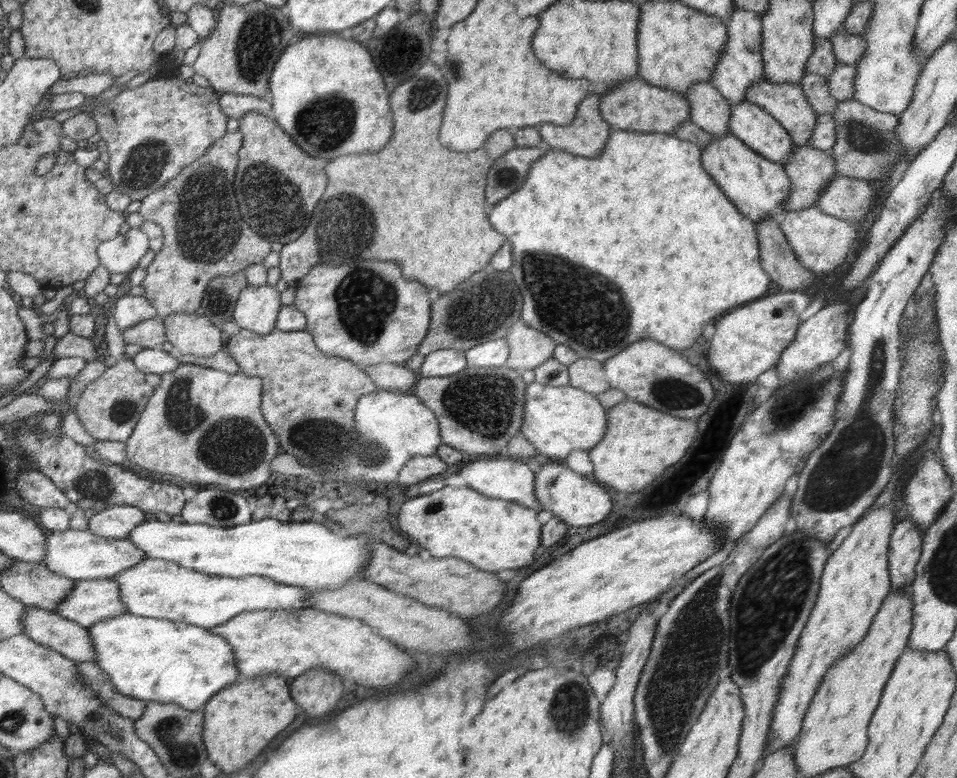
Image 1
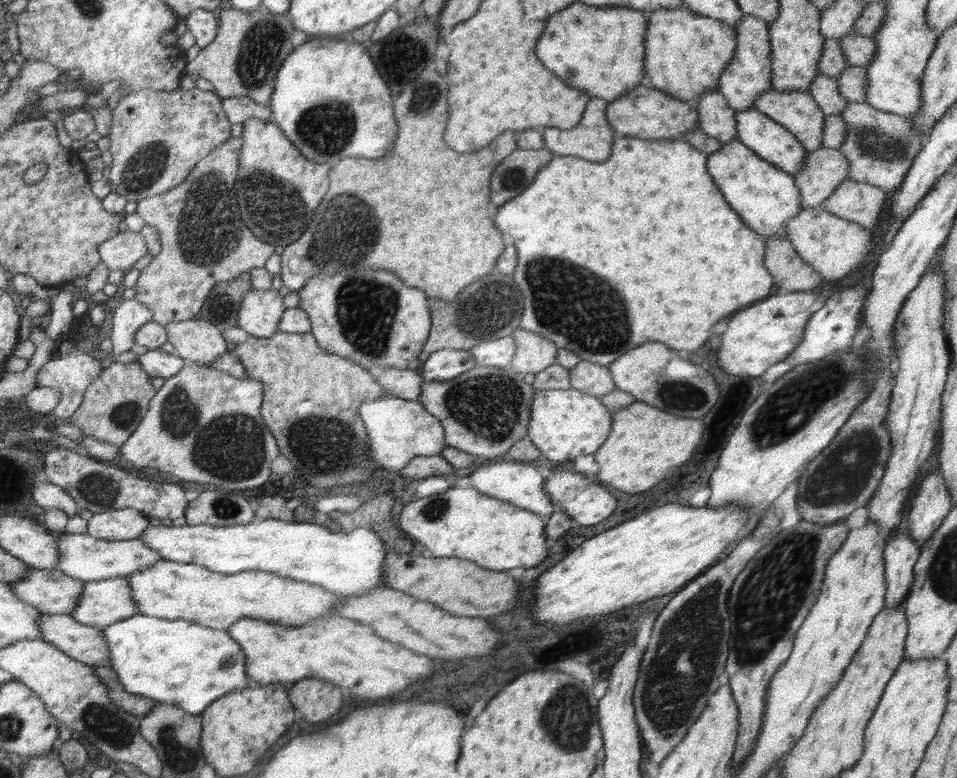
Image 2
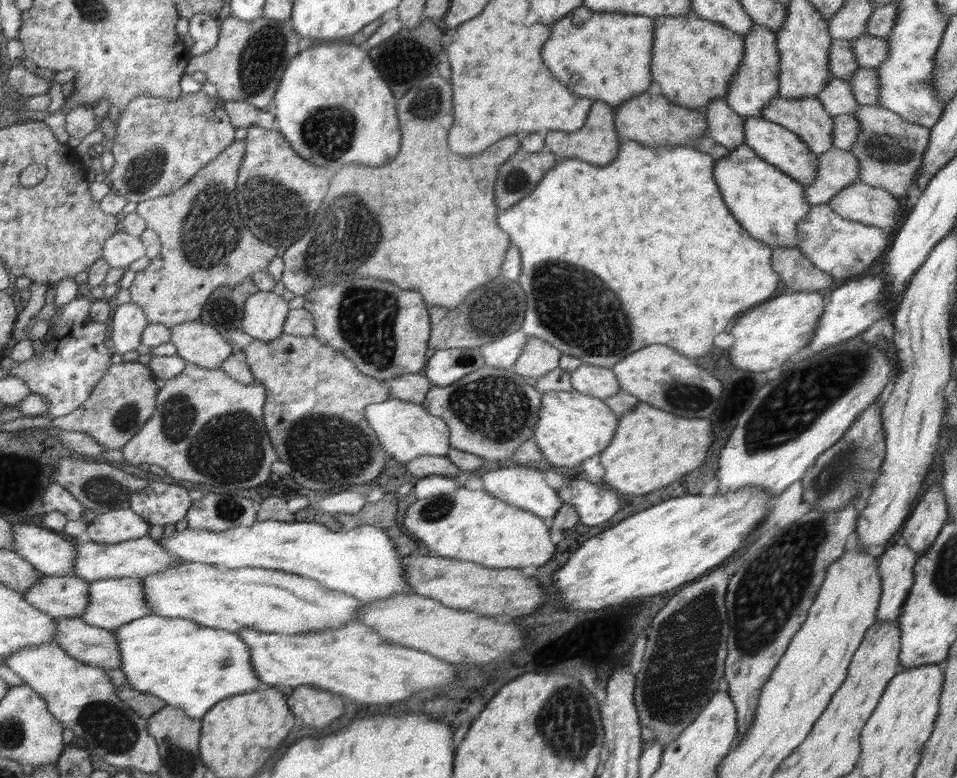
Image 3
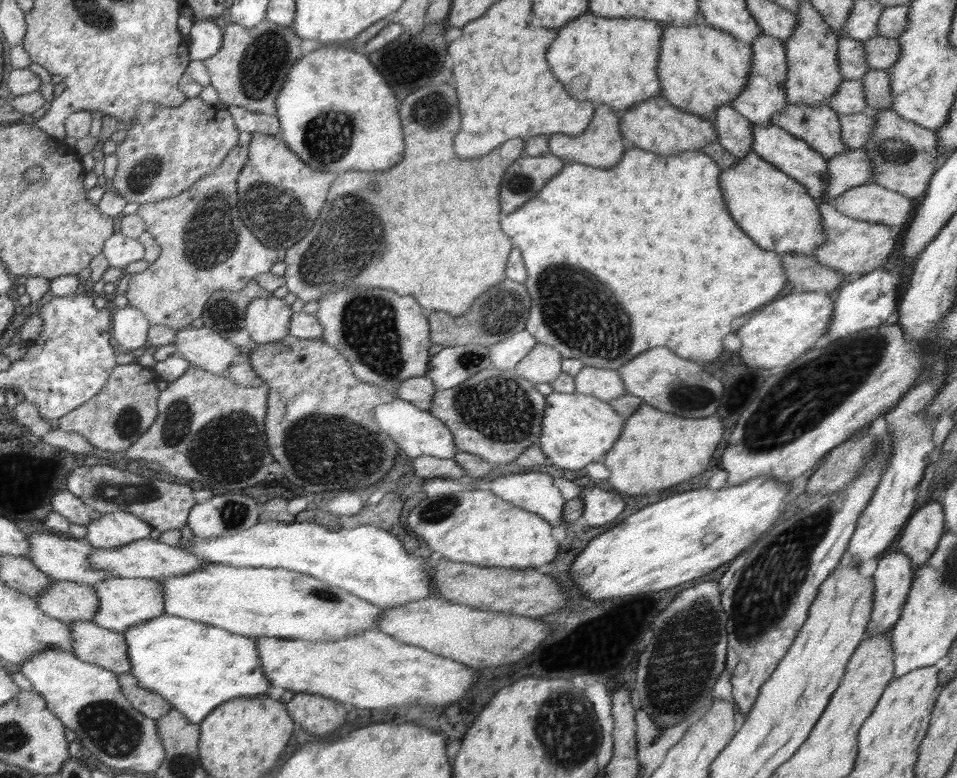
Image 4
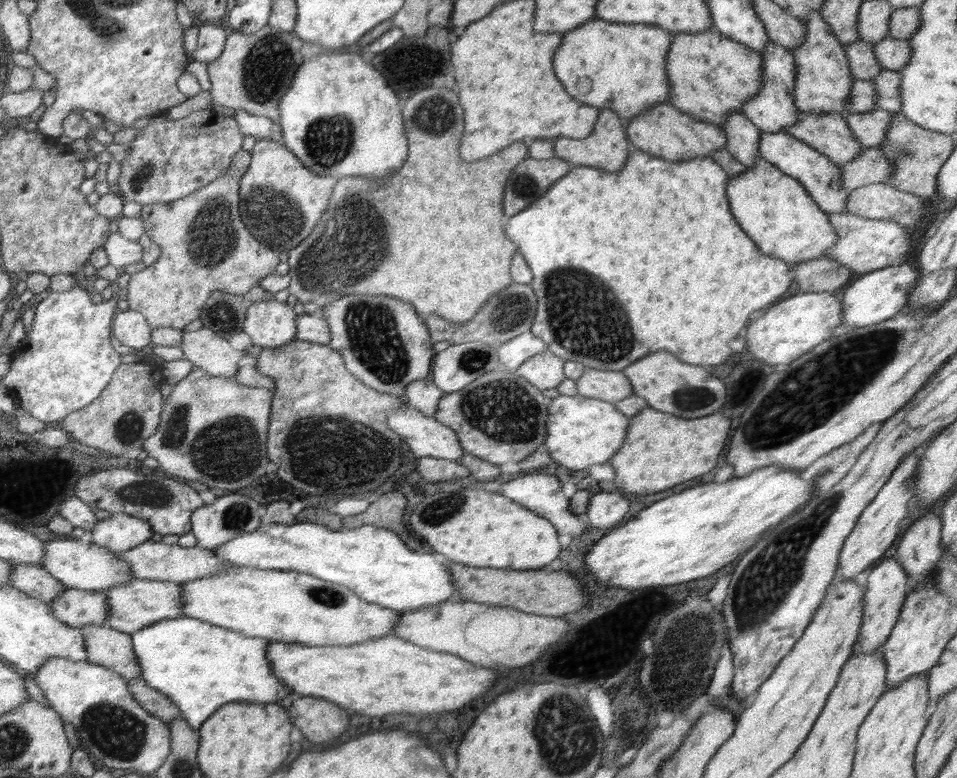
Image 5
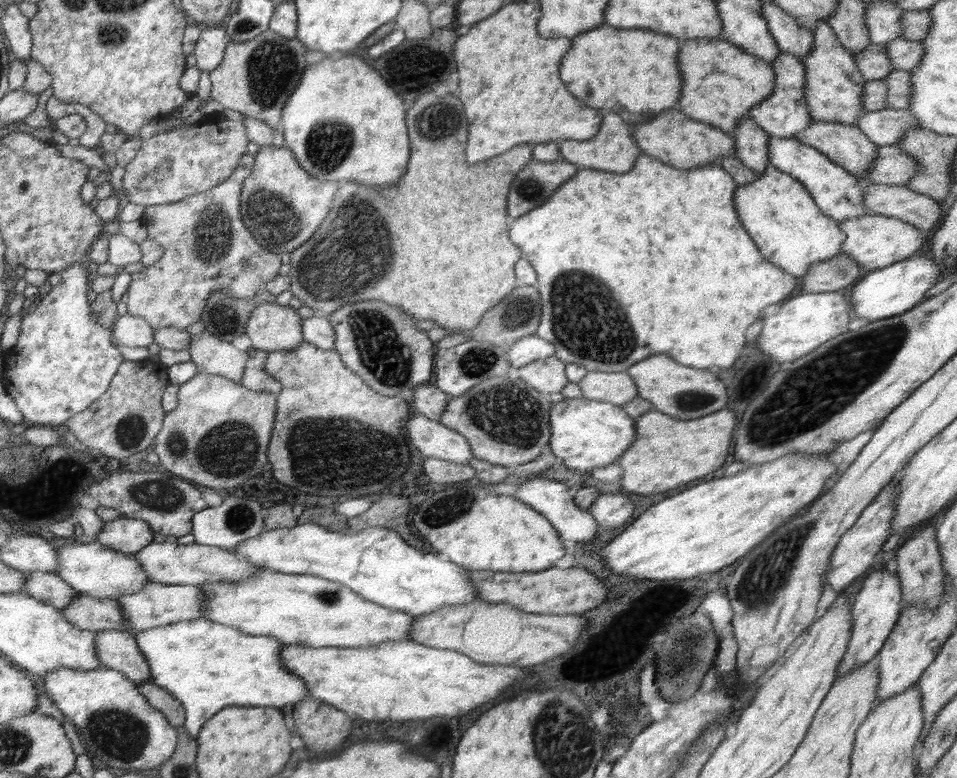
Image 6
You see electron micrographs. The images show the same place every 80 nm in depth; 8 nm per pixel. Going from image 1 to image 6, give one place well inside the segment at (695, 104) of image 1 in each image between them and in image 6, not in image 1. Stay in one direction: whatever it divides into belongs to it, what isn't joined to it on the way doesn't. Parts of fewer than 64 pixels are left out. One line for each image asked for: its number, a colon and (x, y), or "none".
2: (717, 118)
3: (725, 126)
4: (736, 134)
5: (743, 135)
6: (752, 143)

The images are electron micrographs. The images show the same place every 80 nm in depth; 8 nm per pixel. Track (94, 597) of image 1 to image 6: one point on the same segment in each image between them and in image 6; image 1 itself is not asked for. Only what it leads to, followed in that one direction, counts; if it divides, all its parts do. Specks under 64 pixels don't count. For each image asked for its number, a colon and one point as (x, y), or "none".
2: (104, 602)
3: (114, 602)
4: (124, 602)
5: (138, 603)
6: (157, 604)

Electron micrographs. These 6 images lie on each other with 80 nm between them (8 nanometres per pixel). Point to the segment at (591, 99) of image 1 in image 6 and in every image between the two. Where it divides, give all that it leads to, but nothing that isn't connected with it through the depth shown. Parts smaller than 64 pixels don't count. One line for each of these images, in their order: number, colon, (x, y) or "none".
2: (591, 139)
3: (596, 143)
4: (601, 145)
5: (606, 148)
6: (612, 149)

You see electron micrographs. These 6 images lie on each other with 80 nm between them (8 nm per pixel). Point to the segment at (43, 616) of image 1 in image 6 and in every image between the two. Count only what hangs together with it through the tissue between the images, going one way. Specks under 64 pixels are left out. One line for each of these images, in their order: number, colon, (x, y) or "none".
2: (87, 644)
3: (94, 645)
4: (94, 644)
5: (114, 649)
6: (118, 650)

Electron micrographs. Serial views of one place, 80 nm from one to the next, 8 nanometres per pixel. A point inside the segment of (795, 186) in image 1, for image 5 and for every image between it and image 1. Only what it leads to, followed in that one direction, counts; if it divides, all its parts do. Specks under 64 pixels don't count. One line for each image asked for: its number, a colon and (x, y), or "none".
2: (824, 169)
3: (836, 168)
4: (847, 169)
5: (870, 165)

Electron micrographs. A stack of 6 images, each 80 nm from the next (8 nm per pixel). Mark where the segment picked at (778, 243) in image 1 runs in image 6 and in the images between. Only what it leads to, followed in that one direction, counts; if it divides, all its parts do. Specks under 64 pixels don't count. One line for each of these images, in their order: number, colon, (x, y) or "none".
2: (792, 274)
3: (797, 273)
4: (805, 274)
5: (824, 274)
6: (840, 271)

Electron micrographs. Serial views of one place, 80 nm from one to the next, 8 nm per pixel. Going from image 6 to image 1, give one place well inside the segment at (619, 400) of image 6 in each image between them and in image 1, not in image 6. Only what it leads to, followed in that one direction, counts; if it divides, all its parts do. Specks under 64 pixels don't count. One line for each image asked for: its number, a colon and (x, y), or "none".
1: (588, 374)
2: (592, 378)
3: (600, 382)
4: (607, 384)
5: (611, 386)

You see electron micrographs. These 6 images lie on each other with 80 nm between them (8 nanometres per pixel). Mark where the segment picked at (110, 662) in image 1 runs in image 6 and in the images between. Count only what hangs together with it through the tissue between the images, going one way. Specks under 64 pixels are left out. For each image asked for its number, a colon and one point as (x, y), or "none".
2: (179, 662)
3: (193, 667)
4: (195, 666)
5: (201, 667)
6: (208, 666)

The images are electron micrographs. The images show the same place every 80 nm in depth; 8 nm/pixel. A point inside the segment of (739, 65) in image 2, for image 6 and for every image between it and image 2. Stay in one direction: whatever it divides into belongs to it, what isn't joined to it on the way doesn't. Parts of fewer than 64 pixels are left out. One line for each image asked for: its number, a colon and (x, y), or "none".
3: (756, 82)
4: (764, 96)
5: (772, 109)
6: (783, 115)

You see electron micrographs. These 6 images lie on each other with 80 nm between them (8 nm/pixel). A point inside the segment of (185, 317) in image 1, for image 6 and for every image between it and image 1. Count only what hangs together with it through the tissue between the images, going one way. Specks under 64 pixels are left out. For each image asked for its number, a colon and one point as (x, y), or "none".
2: (197, 340)
3: (198, 343)
4: (203, 347)
5: (202, 347)
6: (211, 355)

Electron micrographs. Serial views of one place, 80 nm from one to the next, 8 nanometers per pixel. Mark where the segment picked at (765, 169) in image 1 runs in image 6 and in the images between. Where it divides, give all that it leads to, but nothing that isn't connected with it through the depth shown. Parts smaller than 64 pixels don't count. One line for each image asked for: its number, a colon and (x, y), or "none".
2: (766, 197)
3: (766, 201)
4: (775, 210)
5: (776, 211)
6: (781, 216)

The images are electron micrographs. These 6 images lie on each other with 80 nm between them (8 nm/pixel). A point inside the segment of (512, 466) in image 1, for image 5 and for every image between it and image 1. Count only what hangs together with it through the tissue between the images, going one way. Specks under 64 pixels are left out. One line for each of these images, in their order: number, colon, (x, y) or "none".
2: (518, 483)
3: (523, 486)
4: (533, 491)
5: (542, 494)

